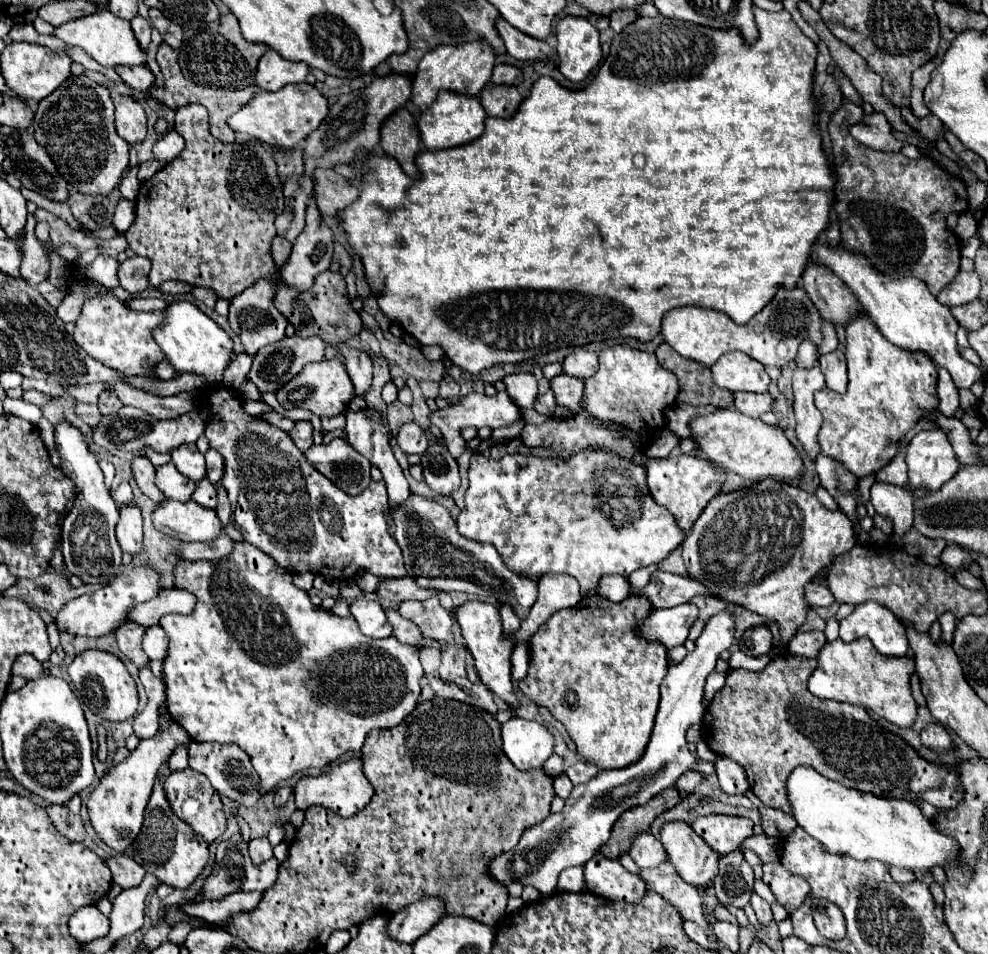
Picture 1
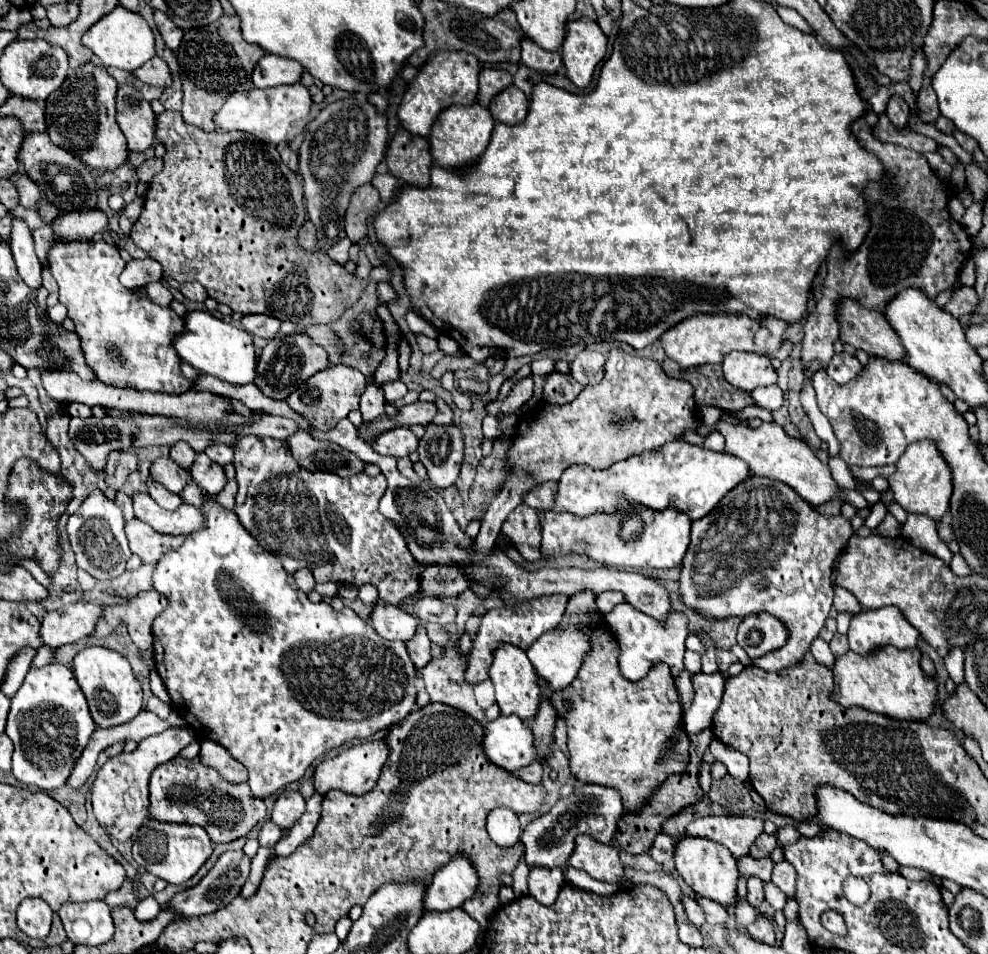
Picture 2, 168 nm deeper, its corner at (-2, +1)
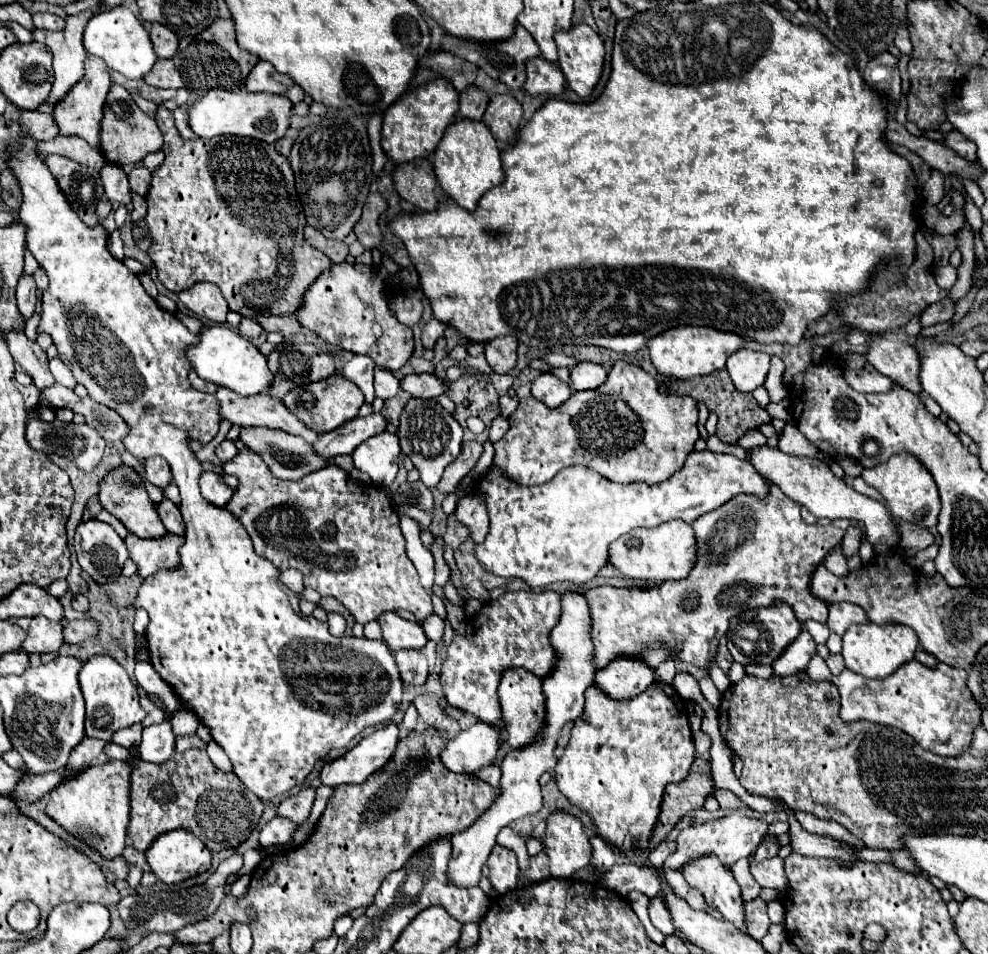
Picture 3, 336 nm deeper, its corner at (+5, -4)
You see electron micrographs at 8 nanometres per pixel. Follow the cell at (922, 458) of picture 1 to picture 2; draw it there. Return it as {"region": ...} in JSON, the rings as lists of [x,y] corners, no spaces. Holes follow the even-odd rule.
{"region":[[[930,440],[912,442],[906,448],[902,458],[896,462],[896,472],[888,476],[888,484],[894,500],[910,514],[924,514],[938,522],[948,510],[952,496],[952,472],[948,470],[948,464],[944,462],[936,444]]]}

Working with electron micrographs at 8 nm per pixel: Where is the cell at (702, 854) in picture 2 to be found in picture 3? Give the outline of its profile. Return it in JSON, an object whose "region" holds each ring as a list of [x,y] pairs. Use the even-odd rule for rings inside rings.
{"region":[[[701,855],[689,861],[681,873],[691,887],[705,895],[713,909],[717,909],[737,929],[743,929],[743,901],[731,869],[719,863],[715,855]]]}

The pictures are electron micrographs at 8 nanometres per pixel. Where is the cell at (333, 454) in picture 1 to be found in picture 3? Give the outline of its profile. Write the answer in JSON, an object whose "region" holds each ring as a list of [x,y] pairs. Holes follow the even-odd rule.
{"region":[[[243,427],[239,433],[239,439],[259,453],[267,467],[271,469],[273,475],[279,479],[301,479],[303,475],[309,475],[313,471],[319,471],[327,465],[325,457],[319,457],[319,453],[313,449],[311,443],[305,443],[305,439],[289,435],[285,431],[275,431],[275,429],[265,429],[265,427]]]}

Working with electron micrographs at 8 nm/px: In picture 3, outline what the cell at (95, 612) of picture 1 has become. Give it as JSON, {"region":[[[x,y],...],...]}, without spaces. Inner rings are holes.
{"region":[[[43,615],[31,619],[29,635],[23,641],[23,649],[27,653],[53,653],[63,645],[63,623],[43,619]]]}

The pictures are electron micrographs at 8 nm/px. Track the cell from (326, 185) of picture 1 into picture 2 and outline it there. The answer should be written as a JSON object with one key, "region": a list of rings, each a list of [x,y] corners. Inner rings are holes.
{"region":[[[372,184],[360,186],[346,210],[346,234],[352,242],[360,242],[368,236],[368,220],[380,204],[380,194]]]}

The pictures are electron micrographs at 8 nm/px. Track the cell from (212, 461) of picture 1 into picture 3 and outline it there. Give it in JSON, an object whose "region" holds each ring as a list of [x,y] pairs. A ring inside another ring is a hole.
{"region":[[[225,439],[217,449],[215,449],[215,453],[217,453],[217,457],[225,463],[225,461],[229,461],[229,459],[233,459],[235,457],[235,453],[237,453],[237,449],[235,449],[235,445],[233,445],[233,441],[229,441],[229,439]]]}

